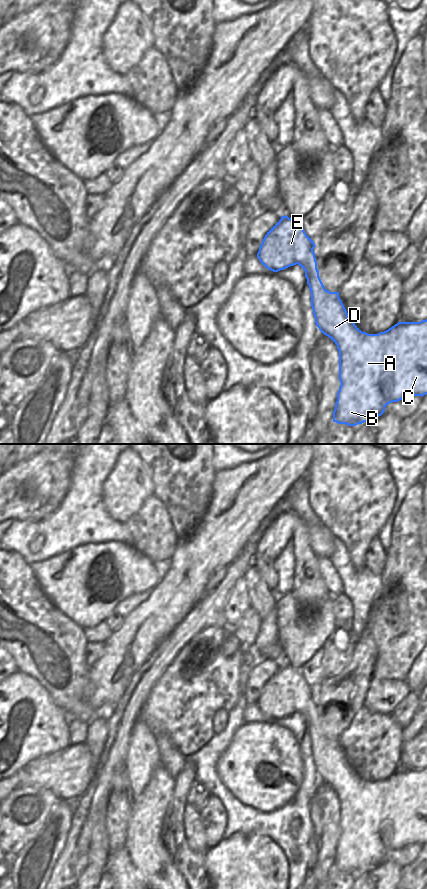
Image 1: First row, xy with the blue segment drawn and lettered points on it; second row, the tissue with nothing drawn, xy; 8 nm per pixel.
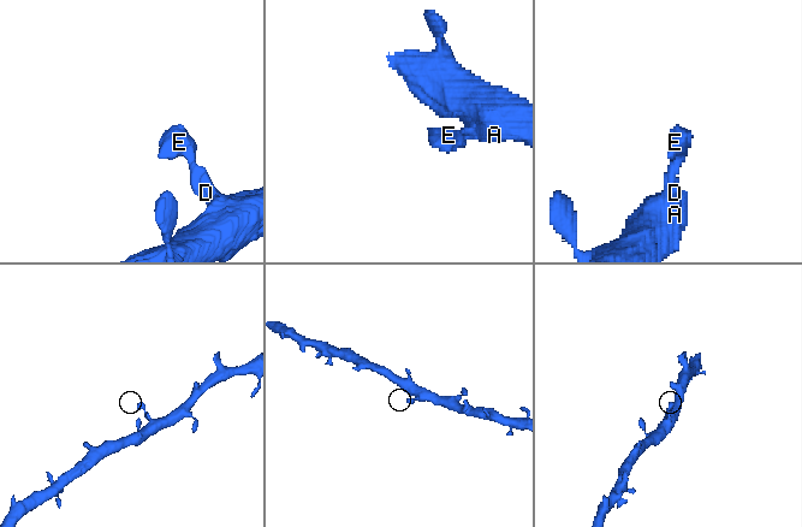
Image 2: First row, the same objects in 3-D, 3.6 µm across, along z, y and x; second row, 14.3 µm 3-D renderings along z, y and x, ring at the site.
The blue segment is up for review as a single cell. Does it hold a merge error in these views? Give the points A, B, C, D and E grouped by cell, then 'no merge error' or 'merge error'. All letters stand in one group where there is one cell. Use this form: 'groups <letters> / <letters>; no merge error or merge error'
groups A B C D E; no merge error

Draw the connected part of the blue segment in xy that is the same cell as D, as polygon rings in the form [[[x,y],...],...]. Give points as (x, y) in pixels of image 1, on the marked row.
[[[288,216],[281,219],[267,232],[257,253],[261,264],[273,272],[284,270],[298,264],[304,271],[307,284],[311,291],[311,307],[315,323],[319,330],[328,336],[339,351],[339,381],[337,401],[333,411],[333,422],[356,426],[381,416],[385,407],[408,396],[424,396],[427,394],[427,319],[420,322],[398,322],[388,330],[378,334],[362,332],[349,317],[339,292],[325,289],[317,269],[317,261],[313,249],[313,240],[305,233],[301,222],[296,222]]]

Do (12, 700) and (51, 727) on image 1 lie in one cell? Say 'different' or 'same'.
same

